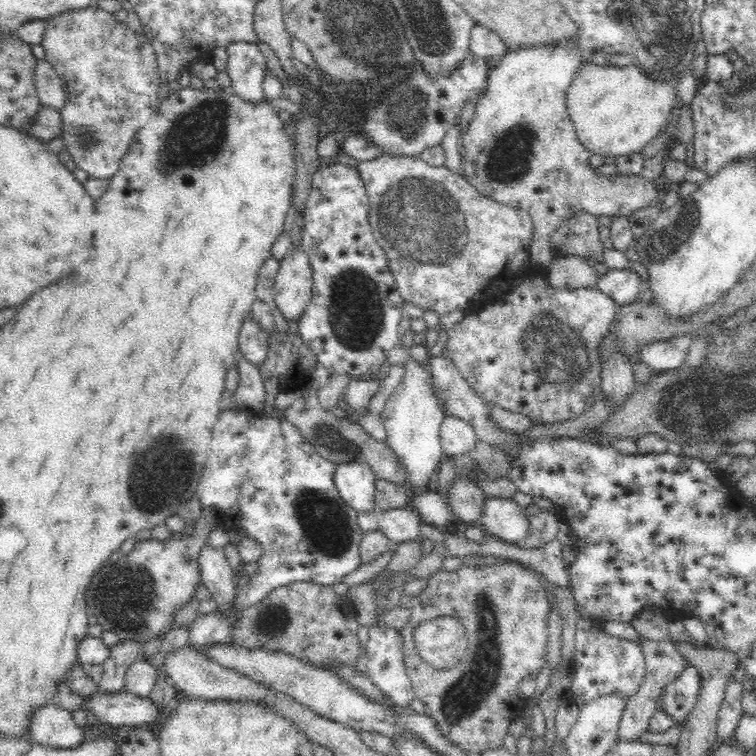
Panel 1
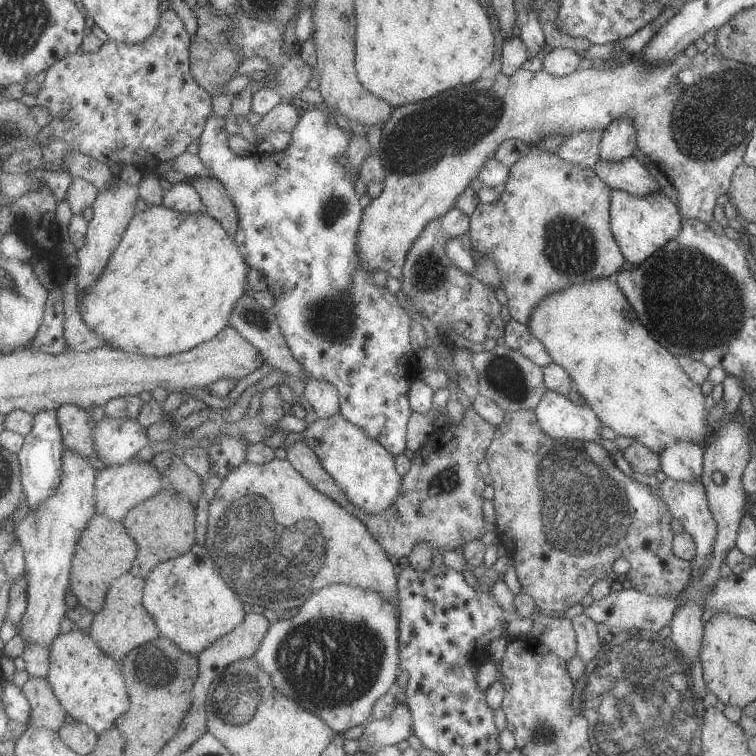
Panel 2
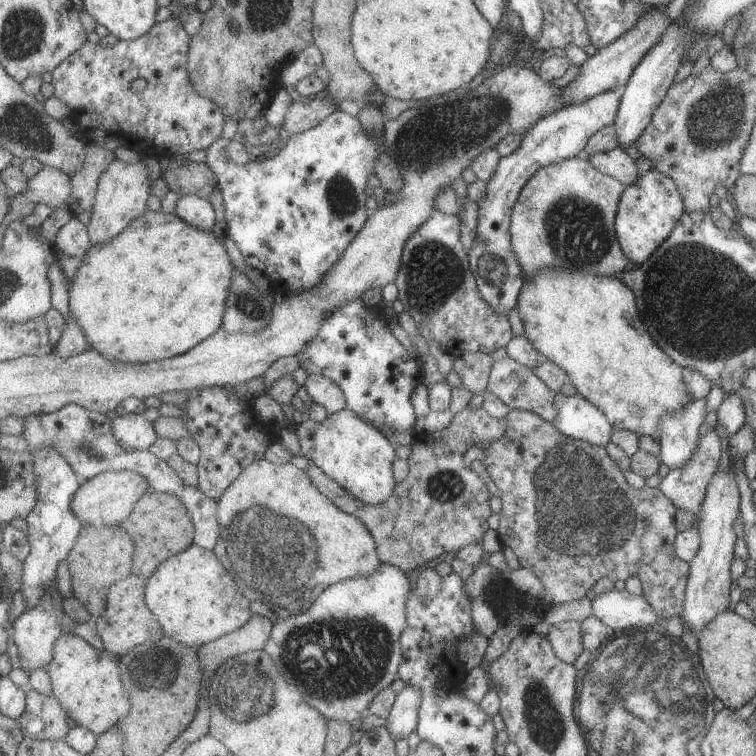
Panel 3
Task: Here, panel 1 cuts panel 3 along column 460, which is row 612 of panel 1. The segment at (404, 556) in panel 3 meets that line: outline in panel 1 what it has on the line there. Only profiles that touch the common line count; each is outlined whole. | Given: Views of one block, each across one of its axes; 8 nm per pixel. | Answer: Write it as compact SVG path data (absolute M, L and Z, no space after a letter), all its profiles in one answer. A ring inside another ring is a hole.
M501 561L492 566L470 567L463 564L454 572L438 570L418 595L409 598L411 614L400 630L403 640L403 659L415 697L422 700L428 715L436 721L440 731L465 751L484 753L503 746L504 737L514 718L521 716L526 699L518 694L518 683L524 678L535 678L546 664L548 616L552 599L544 578L530 566L515 561ZM433 618L442 618L461 624L468 642L464 656L451 667L435 669L416 651L414 630Z

